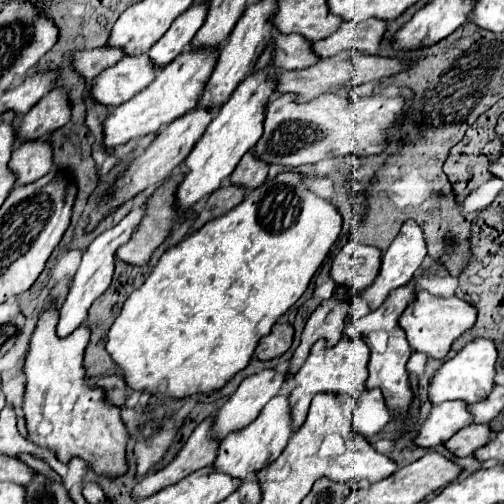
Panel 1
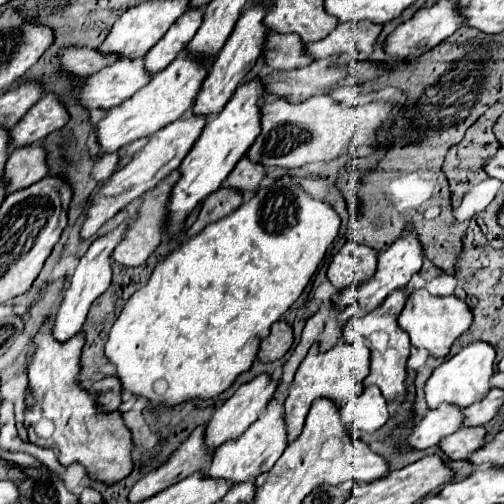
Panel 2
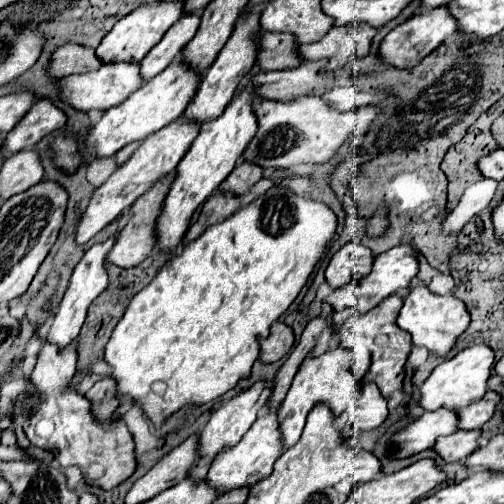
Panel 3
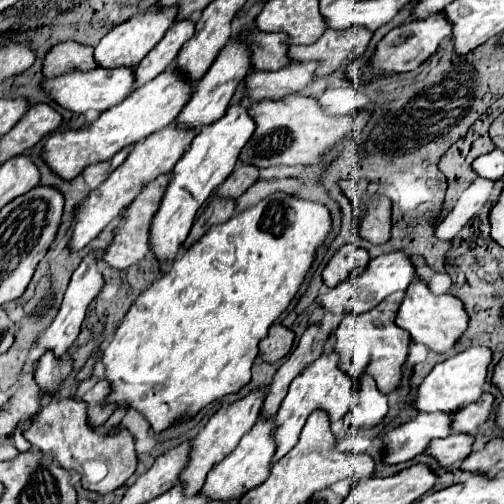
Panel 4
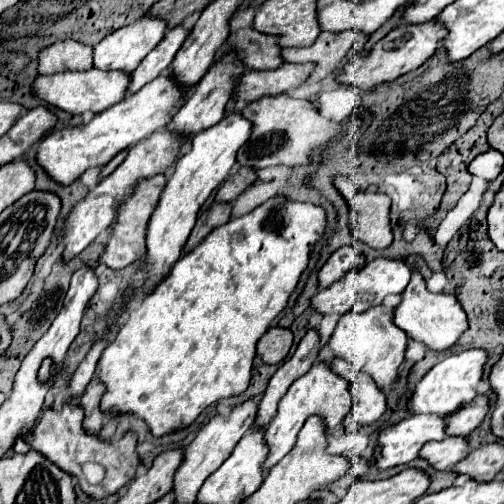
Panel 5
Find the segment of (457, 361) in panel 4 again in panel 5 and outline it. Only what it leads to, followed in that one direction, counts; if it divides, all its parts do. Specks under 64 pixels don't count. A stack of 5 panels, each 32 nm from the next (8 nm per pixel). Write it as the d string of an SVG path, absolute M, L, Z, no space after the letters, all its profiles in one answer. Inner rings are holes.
M472 348L460 354L452 354L446 360L438 362L416 384L416 390L406 402L406 410L410 414L436 414L436 416L450 416L452 412L460 410L464 404L468 404L468 400L476 398L476 384L482 380L482 368L486 360L488 354L484 350Z

